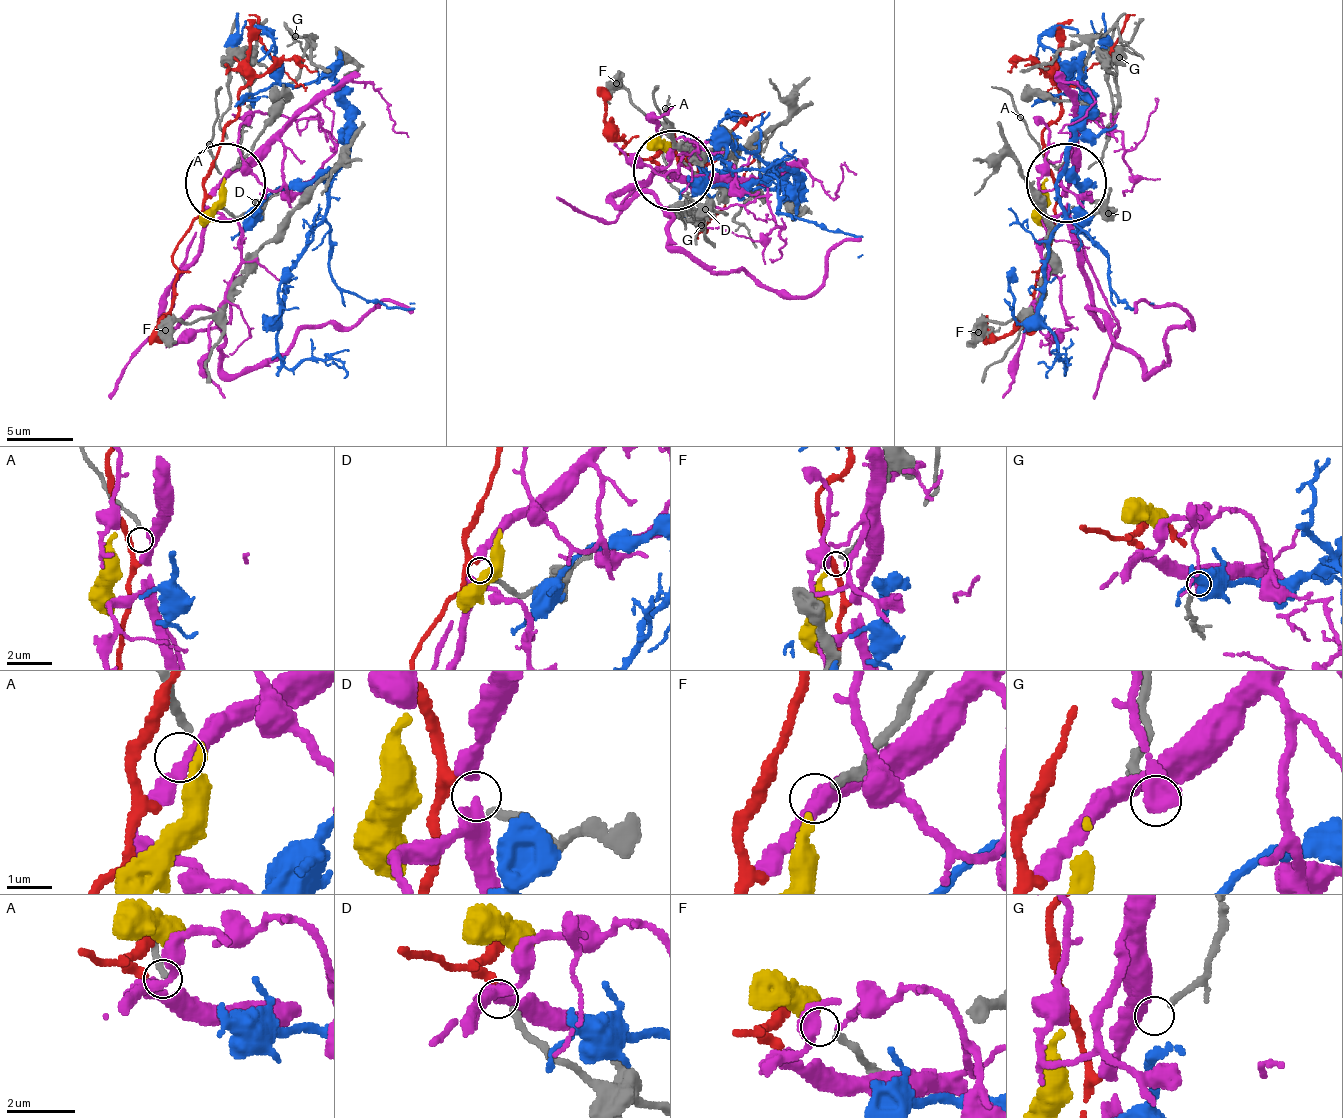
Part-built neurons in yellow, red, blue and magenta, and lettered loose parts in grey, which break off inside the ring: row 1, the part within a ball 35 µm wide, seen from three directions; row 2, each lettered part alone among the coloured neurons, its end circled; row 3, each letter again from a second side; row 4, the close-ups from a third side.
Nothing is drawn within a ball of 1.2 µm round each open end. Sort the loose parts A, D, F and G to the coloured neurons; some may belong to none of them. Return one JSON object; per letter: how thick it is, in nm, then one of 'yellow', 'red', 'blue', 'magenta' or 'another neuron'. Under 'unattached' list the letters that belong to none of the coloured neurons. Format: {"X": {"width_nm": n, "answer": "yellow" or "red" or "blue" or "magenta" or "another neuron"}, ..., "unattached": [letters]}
{"A": {"width_nm": 180, "answer": "another neuron"}, "D": {"width_nm": 200, "answer": "red"}, "F": {"width_nm": 220, "answer": "yellow"}, "G": {"width_nm": 180, "answer": "another neuron"}, "unattached": ["A", "G"]}

